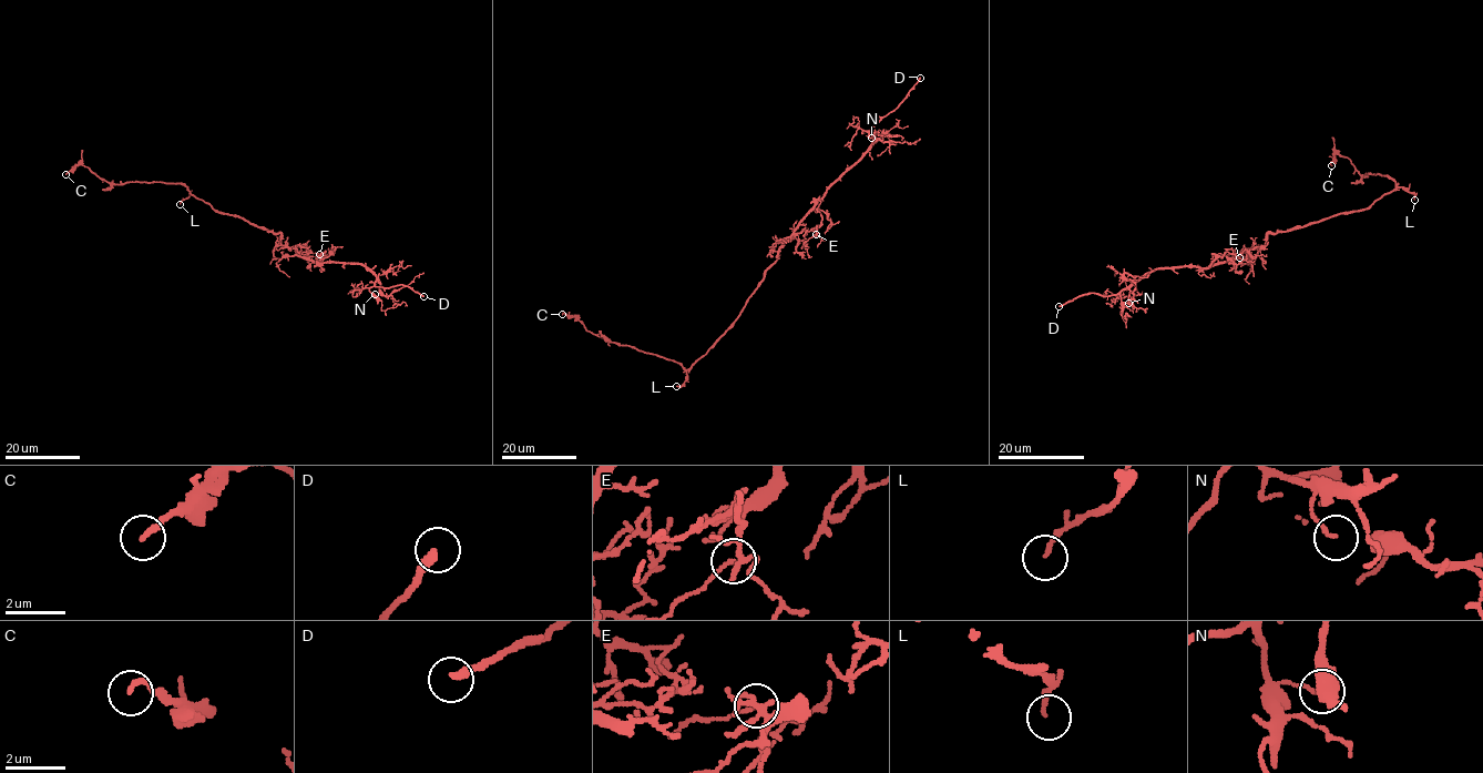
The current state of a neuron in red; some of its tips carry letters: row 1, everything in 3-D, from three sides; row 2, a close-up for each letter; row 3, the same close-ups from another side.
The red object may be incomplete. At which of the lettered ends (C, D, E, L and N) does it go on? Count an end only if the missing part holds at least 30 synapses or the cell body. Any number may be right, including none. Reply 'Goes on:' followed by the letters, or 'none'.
Goes on: D, L

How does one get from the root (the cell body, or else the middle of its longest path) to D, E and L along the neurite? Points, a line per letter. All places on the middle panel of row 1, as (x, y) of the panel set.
D: (762, 280), (799, 222), (858, 161), (872, 140), (871, 129), (899, 104), (920, 78)
E: (762, 280), (785, 243), (797, 238), (805, 244), (816, 234)
L: (762, 280), (735, 322), (686, 372), (684, 383), (676, 386)

